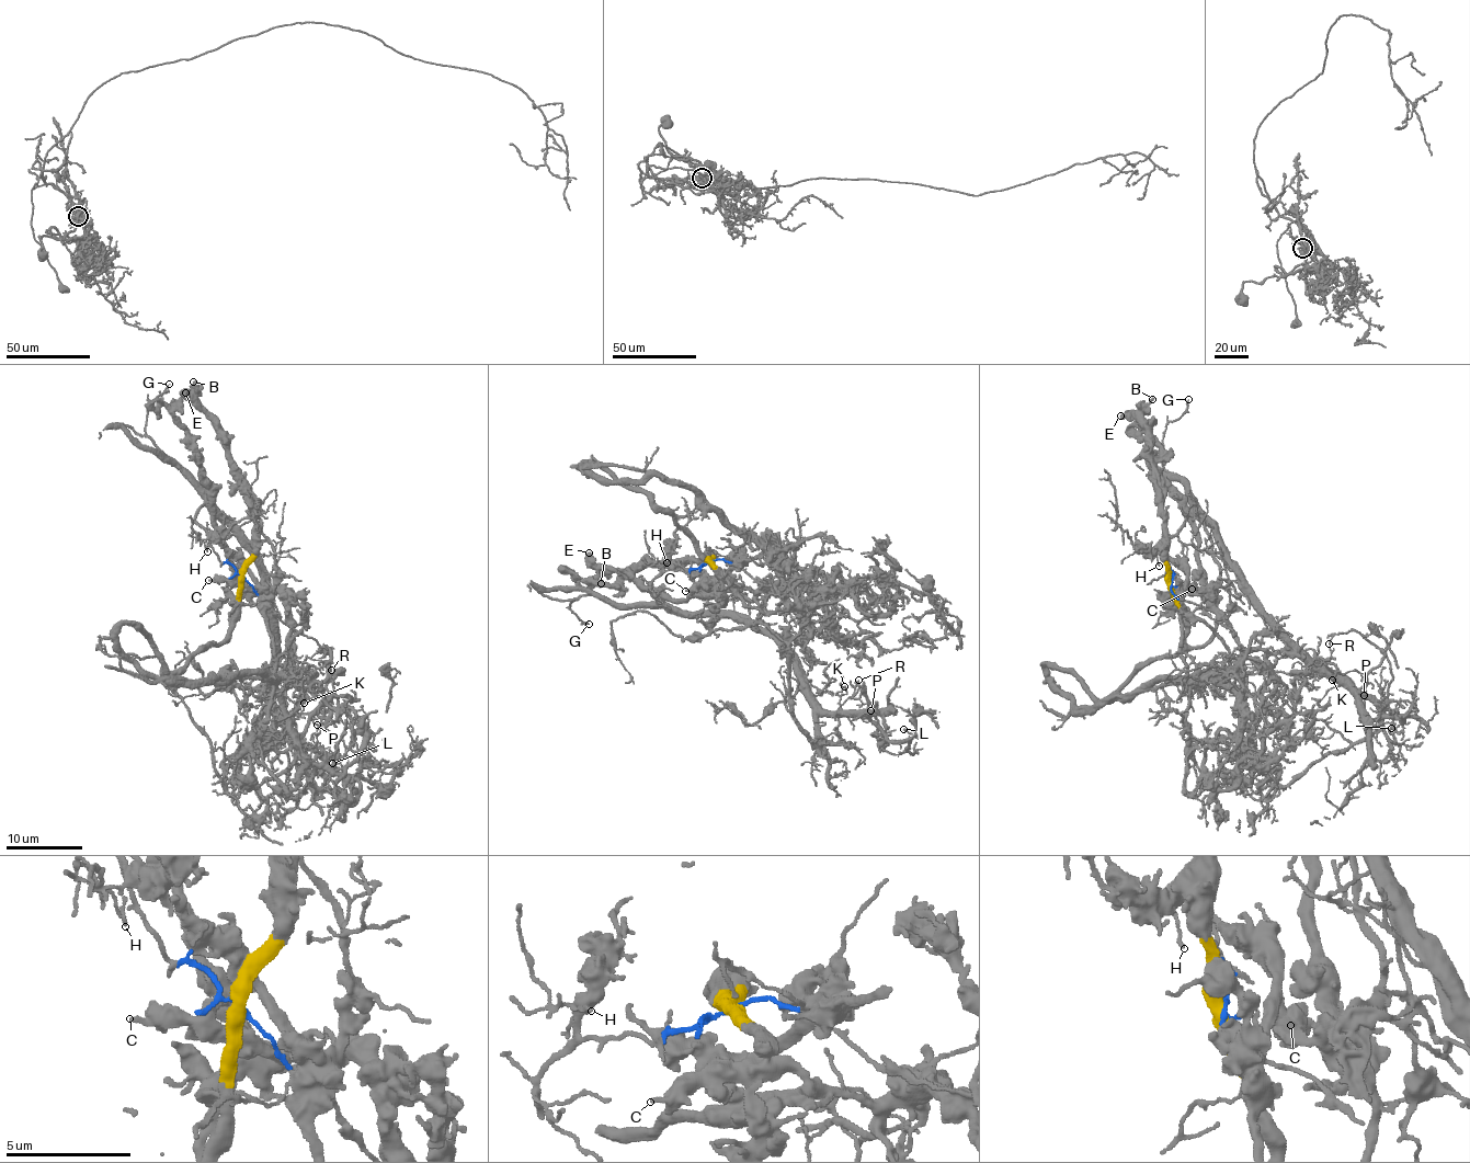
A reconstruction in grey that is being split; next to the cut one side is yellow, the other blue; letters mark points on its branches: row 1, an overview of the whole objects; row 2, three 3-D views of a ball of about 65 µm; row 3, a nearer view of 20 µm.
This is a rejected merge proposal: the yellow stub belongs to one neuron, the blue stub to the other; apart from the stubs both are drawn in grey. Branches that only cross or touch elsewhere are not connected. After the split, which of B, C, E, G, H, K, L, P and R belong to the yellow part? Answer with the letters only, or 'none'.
B, C, E

